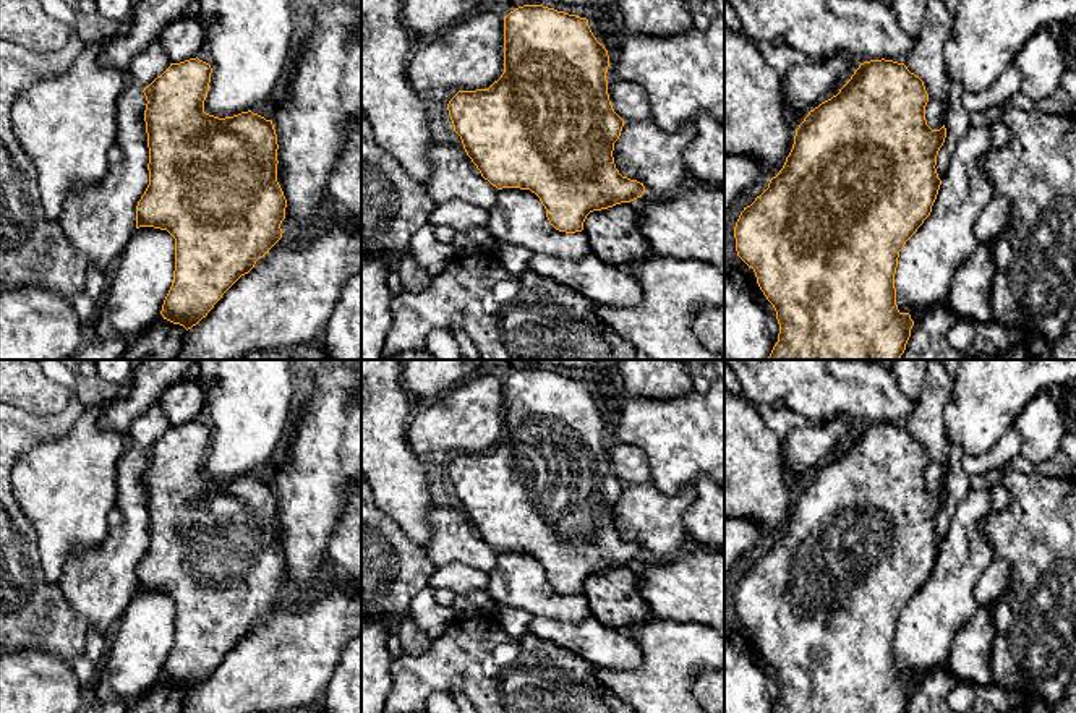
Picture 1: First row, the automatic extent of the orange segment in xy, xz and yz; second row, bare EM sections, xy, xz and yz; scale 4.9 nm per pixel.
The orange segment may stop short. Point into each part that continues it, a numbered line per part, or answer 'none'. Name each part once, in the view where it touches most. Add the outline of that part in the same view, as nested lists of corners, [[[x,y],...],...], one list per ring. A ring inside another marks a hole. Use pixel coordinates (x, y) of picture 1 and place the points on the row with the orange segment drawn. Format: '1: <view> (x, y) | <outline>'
none

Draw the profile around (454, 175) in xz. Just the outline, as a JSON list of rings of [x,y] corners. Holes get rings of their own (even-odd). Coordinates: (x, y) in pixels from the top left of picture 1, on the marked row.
[[[433,143],[429,149],[433,173],[426,193],[436,203],[460,199],[489,211],[497,201],[497,188],[485,180],[463,146]]]

